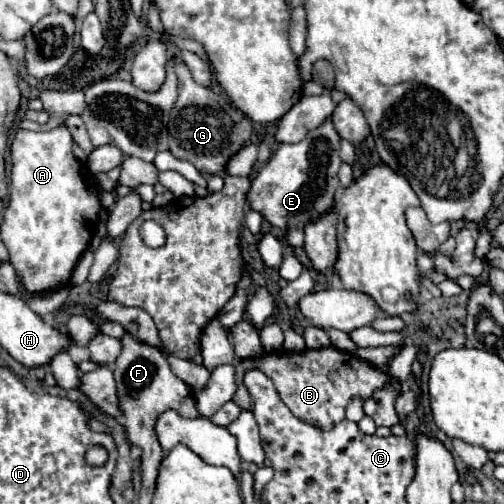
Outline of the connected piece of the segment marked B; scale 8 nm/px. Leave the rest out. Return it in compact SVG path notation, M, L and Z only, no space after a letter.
M334 346L318 348L318 350L306 348L302 352L288 352L288 350L264 352L260 358L246 358L236 364L238 390L236 390L236 400L232 402L240 406L240 410L252 410L252 398L242 384L242 376L250 368L260 368L264 374L268 374L274 380L280 398L296 418L322 430L330 430L332 426L344 420L346 406L352 398L368 400L376 390L384 388L390 380L386 372L380 372L376 366L368 364L356 354L338 350Z

